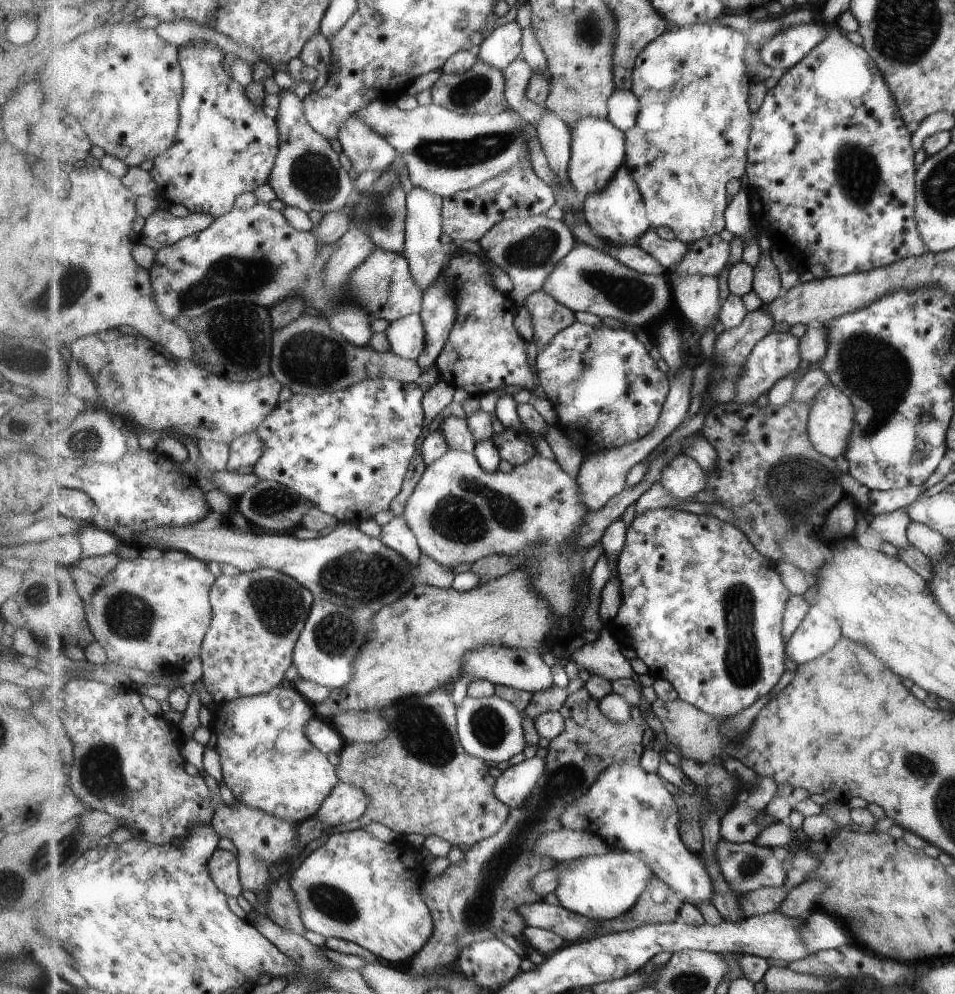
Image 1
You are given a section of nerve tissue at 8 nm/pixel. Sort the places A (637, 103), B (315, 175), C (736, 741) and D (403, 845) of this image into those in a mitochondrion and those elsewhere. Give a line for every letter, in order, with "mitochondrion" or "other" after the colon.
A: other
B: mitochondrion
C: other
D: other

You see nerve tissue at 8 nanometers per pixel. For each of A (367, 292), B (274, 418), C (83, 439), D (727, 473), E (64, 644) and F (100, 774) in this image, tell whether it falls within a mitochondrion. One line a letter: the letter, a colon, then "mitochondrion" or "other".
A: mitochondrion
B: other
C: mitochondrion
D: other
E: other
F: mitochondrion

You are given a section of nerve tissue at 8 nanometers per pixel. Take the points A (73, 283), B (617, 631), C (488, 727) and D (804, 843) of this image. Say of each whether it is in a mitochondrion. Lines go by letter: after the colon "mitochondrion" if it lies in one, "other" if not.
A: mitochondrion
B: other
C: mitochondrion
D: other

